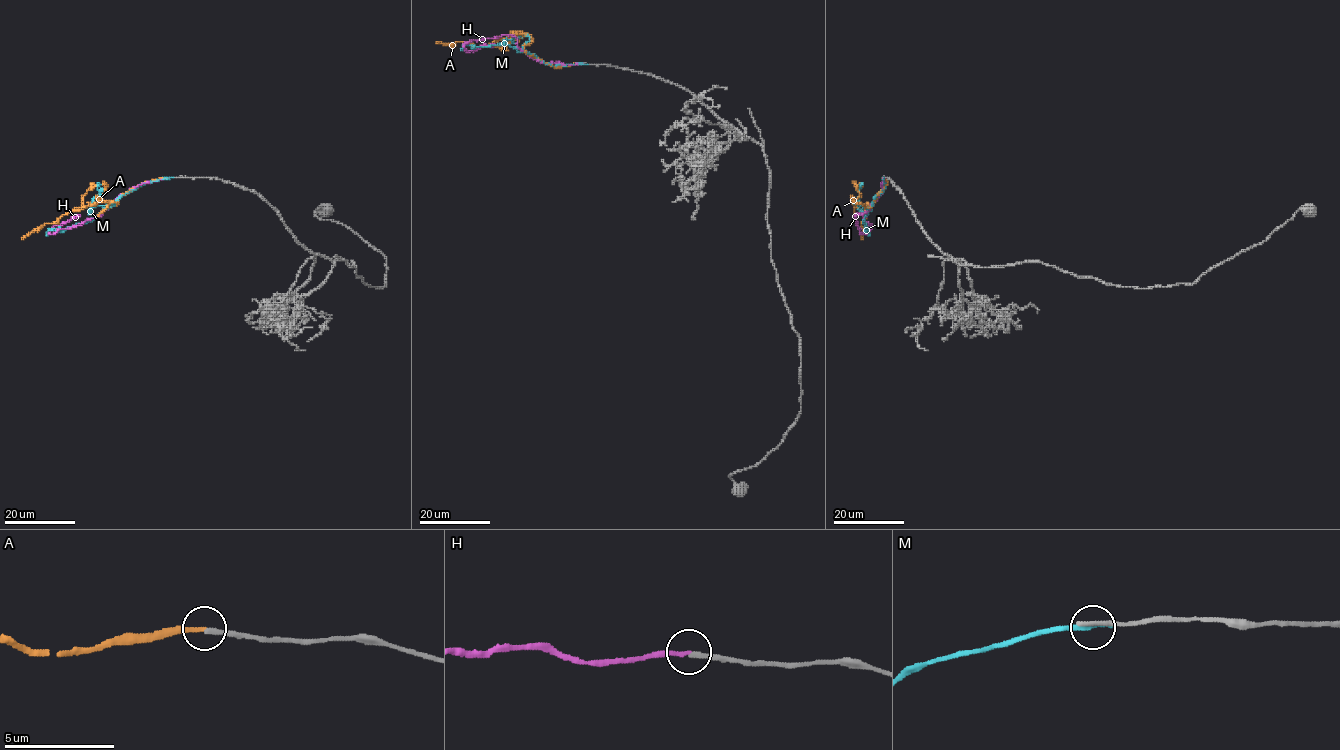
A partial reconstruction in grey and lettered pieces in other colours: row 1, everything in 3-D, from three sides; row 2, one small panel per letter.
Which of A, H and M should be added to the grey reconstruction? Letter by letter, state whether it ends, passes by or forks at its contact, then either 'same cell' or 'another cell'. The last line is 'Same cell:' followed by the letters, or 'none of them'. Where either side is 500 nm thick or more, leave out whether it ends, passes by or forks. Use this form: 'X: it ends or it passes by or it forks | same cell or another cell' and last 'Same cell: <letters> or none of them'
A: it ends | another cell
H: it ends | same cell
M: it ends | another cell
Same cell: H

